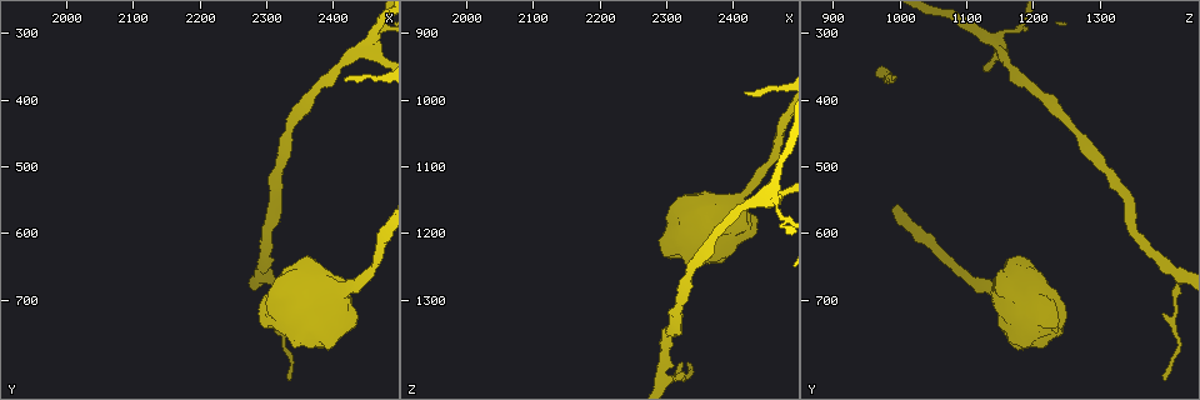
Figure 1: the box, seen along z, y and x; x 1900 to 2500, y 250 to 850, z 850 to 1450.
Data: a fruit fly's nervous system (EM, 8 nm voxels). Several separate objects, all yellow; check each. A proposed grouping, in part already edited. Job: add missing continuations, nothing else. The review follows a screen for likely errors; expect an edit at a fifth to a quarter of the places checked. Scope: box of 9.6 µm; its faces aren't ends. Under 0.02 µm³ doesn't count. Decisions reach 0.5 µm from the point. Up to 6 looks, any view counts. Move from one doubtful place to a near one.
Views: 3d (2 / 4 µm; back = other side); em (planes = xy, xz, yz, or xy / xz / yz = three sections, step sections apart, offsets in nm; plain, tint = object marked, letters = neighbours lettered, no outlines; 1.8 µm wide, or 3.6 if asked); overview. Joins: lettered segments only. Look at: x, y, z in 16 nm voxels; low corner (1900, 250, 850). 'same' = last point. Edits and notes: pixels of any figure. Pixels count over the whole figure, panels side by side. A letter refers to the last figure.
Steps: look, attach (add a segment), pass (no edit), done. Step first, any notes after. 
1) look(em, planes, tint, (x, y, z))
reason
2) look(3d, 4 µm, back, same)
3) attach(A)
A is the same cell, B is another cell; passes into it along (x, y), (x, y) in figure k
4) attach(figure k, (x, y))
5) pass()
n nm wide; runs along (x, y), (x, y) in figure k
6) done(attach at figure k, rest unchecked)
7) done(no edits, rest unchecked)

look(3d, 4 µm, (2355, 640, 1165))
closes a loop

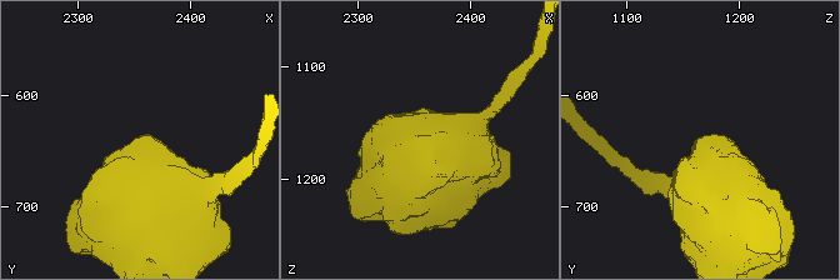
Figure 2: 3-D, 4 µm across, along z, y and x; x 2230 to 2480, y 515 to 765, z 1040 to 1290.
look(em, 3.6 µm, planes, letters, (2356, 642, 1164))
need the tissue

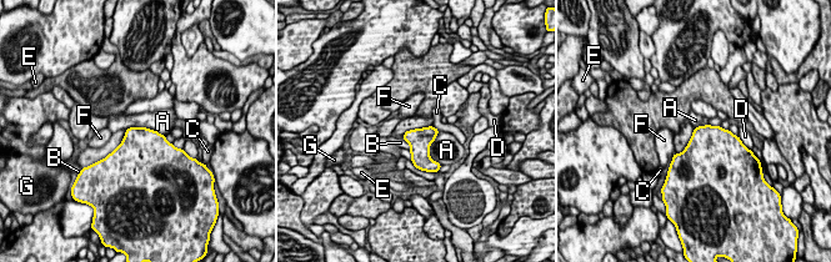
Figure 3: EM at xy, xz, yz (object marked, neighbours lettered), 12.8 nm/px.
pass()
300 nm wide; A, B, C, D, E, F and G are other cells; border along (126, 130), (123, 140), (103, 159) in figure 3; none of them fits

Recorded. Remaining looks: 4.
look(em, 3.6 µm, xz, step 4, tint, (2310, 720, 1215))
sudden change in width

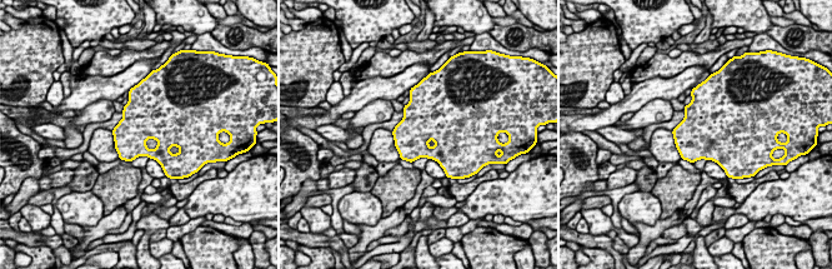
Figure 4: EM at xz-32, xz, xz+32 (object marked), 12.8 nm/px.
look(em, 3.6 µm, planes, letters, same)

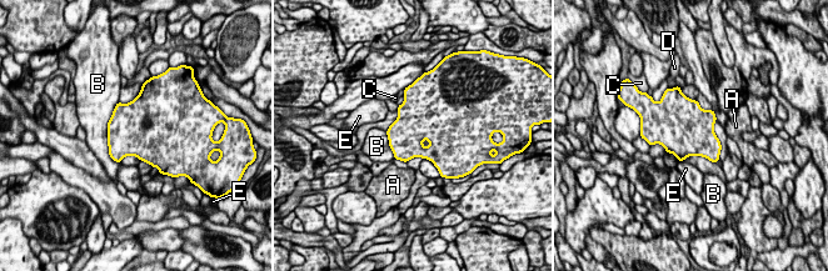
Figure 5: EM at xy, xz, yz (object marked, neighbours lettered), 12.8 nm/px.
pass()
700 nm wide; A, B, C, D and E are other cells; border along (118, 101), (108, 123), (115, 162) in figure 5; none of them fits

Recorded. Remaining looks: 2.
look(3d, 4 µm, (2450, 320, 1150))
calibre changes

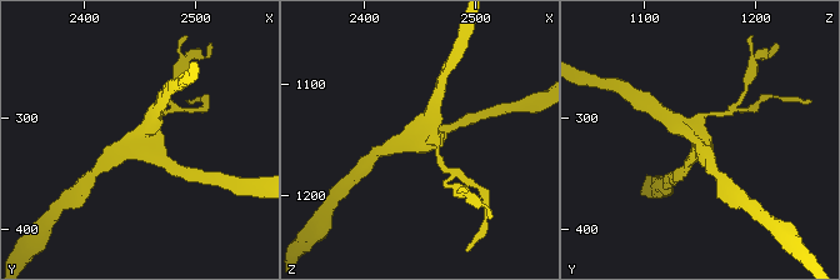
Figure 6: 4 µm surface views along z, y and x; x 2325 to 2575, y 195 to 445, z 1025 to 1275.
look(em, xy, step 8, letters, (2454, 324, 1152))
4 arms; shape alone is not enough

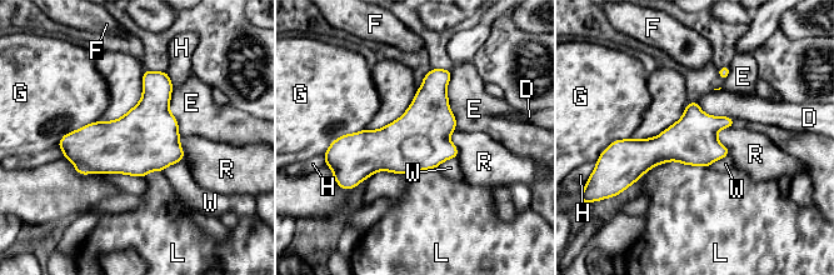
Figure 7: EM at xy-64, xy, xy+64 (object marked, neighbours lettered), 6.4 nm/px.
pass()
D, E, F, G, H, L, R and W are other cells; border along (165, 71), (173, 86) in figure 7; no lettered segment goes on from it

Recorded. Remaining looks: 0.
done(no edits, rest unchecked)

